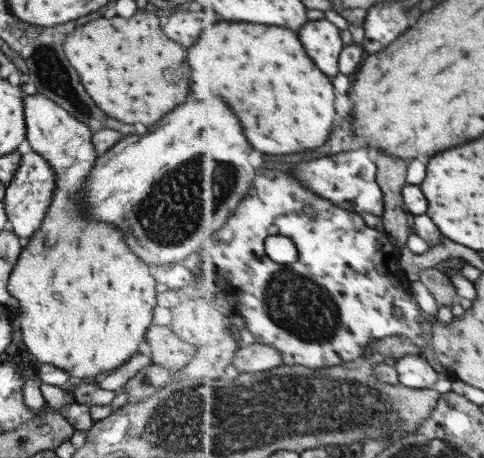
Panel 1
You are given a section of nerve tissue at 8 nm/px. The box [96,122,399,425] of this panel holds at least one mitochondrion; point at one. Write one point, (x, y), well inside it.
(170, 214)

